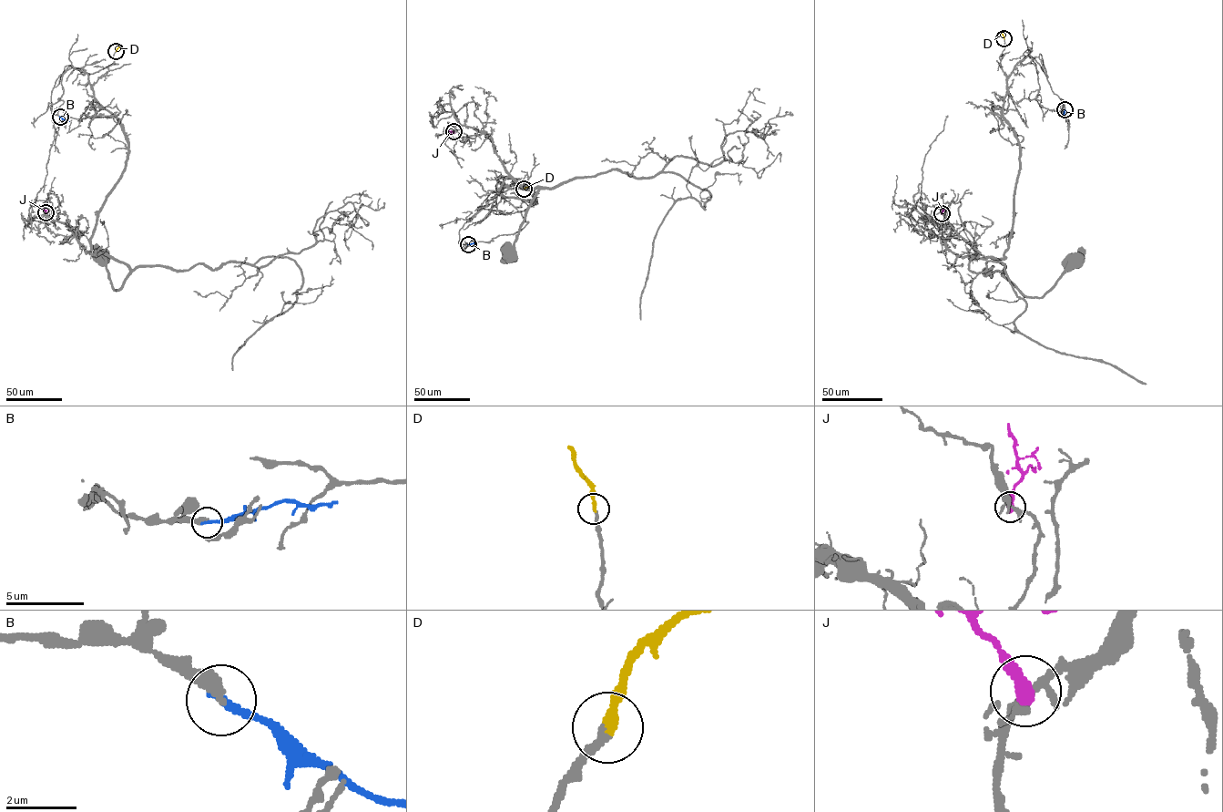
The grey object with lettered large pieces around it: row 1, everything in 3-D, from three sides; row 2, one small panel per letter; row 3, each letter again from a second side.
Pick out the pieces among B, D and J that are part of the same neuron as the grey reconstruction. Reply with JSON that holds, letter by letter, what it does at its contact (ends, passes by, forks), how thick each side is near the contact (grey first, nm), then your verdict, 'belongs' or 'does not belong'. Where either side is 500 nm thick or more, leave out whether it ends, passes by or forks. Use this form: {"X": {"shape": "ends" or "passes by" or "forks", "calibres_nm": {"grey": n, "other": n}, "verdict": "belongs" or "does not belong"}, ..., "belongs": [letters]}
{"B": {"shape": "ends", "calibres_nm": {"grey": 400, "other": 240}, "verdict": "does not belong"}, "D": {"shape": "ends", "calibres_nm": {"grey": 220, "other": 280}, "verdict": "belongs"}, "J": {"shape": "ends", "calibres_nm": {"grey": 220, "other": 440}, "verdict": "does not belong"}, "belongs": ["D"]}

